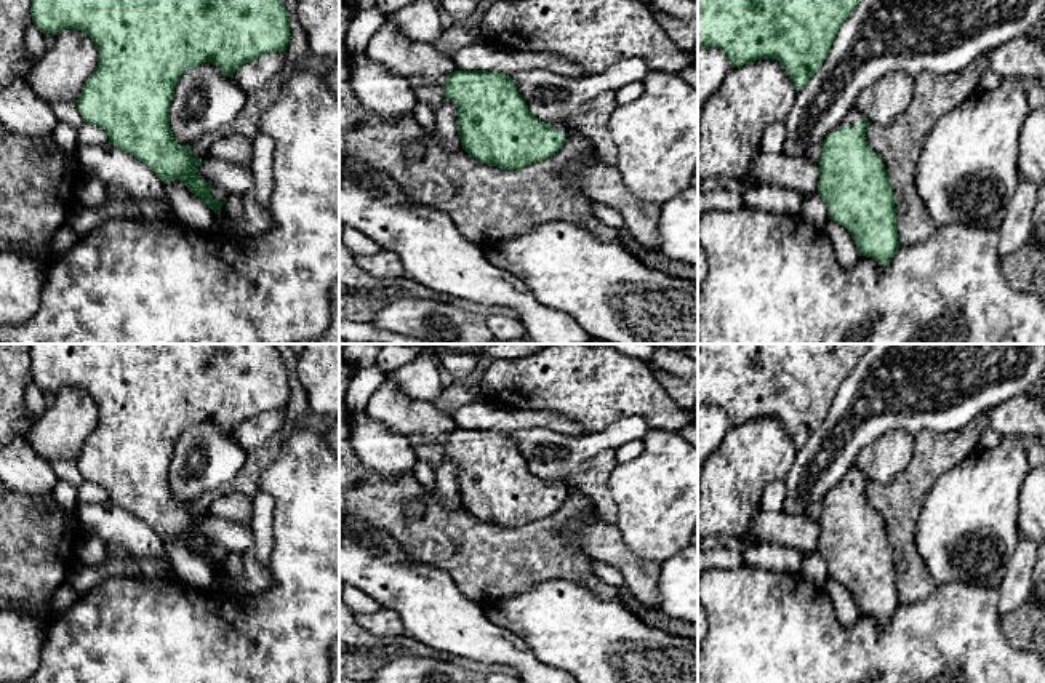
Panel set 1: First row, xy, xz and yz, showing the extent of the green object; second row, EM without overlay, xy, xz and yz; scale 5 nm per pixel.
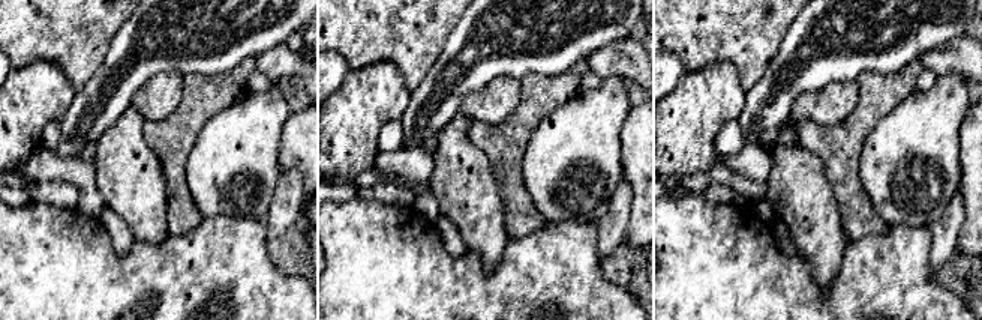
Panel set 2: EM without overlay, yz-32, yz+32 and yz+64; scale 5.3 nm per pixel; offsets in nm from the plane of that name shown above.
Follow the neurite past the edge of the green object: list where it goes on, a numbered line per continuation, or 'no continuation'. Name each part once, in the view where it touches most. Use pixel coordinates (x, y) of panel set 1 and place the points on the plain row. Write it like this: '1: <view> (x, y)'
1: yz (853, 475)

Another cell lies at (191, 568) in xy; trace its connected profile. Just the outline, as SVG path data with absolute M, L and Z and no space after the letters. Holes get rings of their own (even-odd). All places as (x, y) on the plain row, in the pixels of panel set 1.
M181 537L163 542L176 576L200 589L211 589L221 582L218 573L195 555Z

